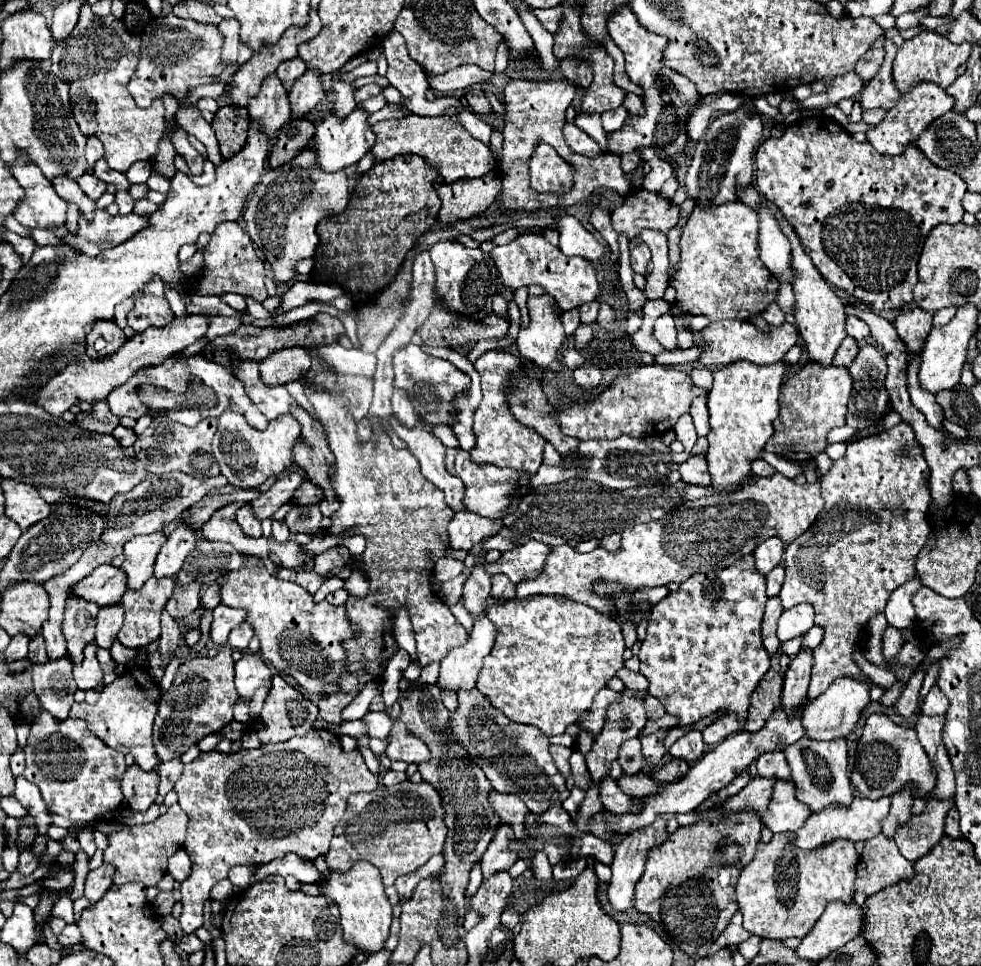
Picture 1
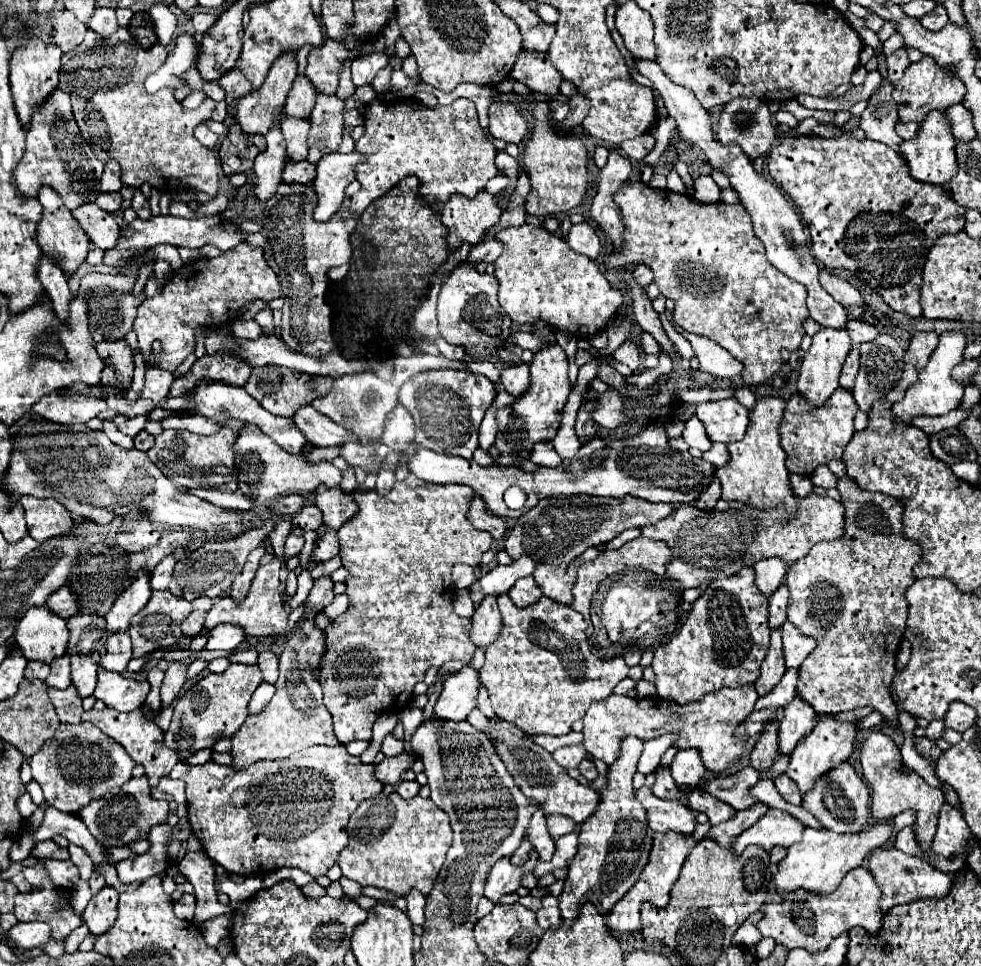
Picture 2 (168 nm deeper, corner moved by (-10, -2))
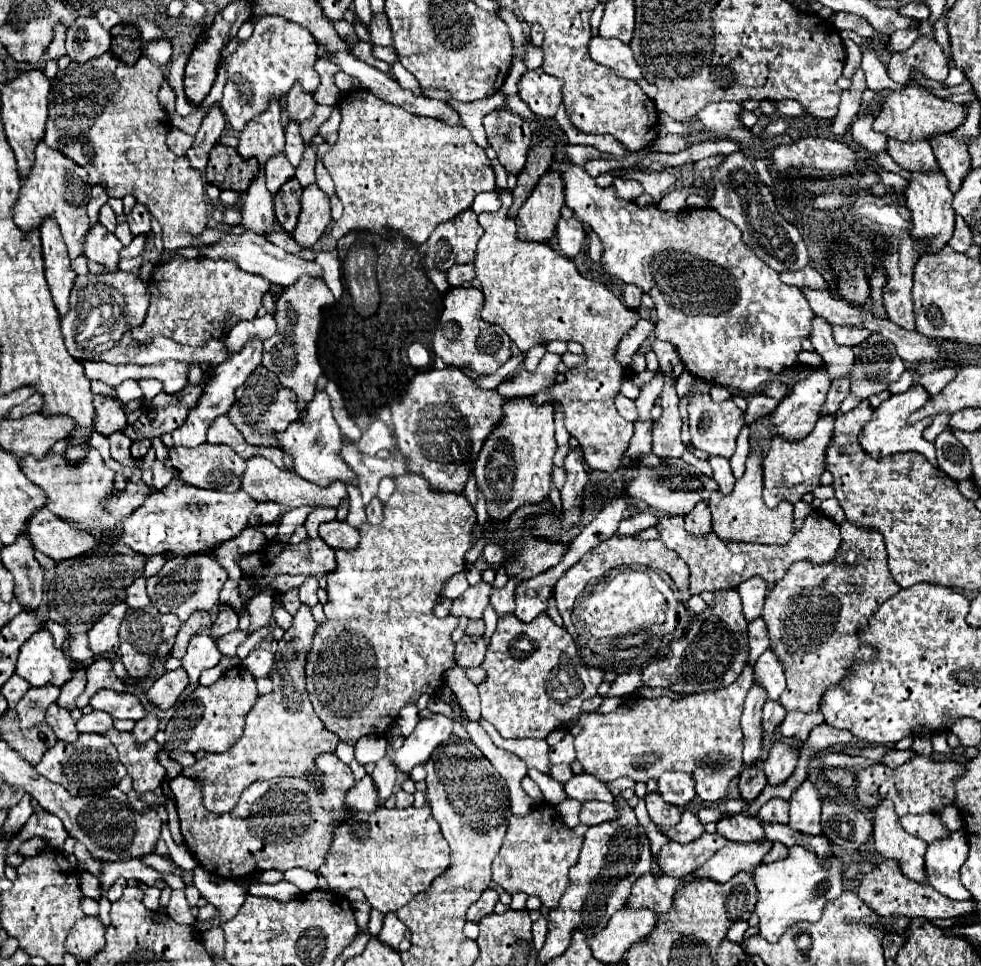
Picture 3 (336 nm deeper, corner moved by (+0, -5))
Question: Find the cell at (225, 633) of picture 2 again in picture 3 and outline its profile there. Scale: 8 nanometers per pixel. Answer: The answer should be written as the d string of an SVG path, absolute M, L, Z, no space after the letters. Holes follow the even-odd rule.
M193 636L189 640L187 654L183 656L183 668L189 674L189 680L197 684L201 670L213 668L221 660L221 652L217 648L217 642L211 636Z

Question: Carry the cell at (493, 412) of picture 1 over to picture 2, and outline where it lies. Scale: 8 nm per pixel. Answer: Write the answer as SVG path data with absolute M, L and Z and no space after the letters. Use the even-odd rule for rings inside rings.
M537 445L537 449L533 449L531 461L543 467L555 468L562 463L562 458L551 445Z

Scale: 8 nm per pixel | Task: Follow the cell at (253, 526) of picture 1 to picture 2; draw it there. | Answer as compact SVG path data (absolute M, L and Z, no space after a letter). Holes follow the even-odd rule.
M259 545L257 549L253 549L253 551L249 553L247 563L245 563L241 575L237 575L237 579L235 579L233 585L231 585L231 593L229 593L229 597L231 597L235 603L241 603L241 601L247 597L249 587L251 587L251 581L253 581L257 569L259 569L259 559L261 559L263 555L265 555L263 545Z

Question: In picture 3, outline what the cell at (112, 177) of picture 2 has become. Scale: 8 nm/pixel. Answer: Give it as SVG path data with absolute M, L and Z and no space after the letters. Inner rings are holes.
M93 186L91 190L91 200L87 204L87 212L89 212L89 218L91 218L91 224L97 222L97 214L99 214L99 208L109 200L107 196L107 190L103 186Z

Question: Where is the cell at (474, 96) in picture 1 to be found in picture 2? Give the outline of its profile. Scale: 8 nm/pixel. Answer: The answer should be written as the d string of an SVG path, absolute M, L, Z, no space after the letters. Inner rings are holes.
M495 101L489 109L489 131L495 139L521 145L529 139L529 123L513 103Z

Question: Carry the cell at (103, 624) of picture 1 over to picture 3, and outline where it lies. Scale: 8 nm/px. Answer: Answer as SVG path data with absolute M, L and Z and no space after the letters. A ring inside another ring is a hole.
M99 658L87 668L87 686L85 692L77 698L77 708L85 708L89 704L89 698L101 688L111 688L115 692L127 690L127 686L115 676L113 662L109 658Z

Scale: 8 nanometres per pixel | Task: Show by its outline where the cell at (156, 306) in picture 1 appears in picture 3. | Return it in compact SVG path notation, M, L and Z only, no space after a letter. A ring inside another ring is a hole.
M173 256L171 262L159 264L153 272L153 278L149 282L151 306L145 322L133 332L133 338L137 344L149 344L153 336L169 336L179 344L191 344L191 346L197 346L209 338L225 338L227 332L233 328L233 324L255 318L257 310L261 308L261 298L267 290L269 290L269 282L263 280L263 276L243 272L235 262L227 262L227 260L213 262L209 258L185 260L181 256Z

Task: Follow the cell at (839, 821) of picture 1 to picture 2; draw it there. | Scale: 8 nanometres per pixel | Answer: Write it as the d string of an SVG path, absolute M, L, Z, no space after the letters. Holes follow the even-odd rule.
M875 823L869 825L865 831L855 835L837 835L829 829L817 831L817 829L805 829L803 839L799 843L793 843L789 847L787 857L777 863L777 871L773 875L773 885L781 899L785 899L793 891L809 891L817 895L829 895L833 889L839 887L841 879L855 867L861 865L861 861L875 849L889 841L893 827L887 823Z

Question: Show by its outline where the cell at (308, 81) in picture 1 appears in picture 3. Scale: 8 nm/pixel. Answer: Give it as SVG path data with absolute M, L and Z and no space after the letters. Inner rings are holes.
M279 152L279 156L267 160L265 174L267 174L267 188L275 194L291 176L295 176L295 168L287 160L285 152Z

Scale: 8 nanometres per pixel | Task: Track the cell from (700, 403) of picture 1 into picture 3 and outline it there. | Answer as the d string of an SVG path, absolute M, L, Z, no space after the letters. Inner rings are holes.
M695 394L691 404L689 404L689 426L691 426L691 444L707 454L715 454L715 456L725 456L731 458L735 452L735 438L741 430L741 426L745 424L745 416L743 412L731 402L711 402L709 394Z

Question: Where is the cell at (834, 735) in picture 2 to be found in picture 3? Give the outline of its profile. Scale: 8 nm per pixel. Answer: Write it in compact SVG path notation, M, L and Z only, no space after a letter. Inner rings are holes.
M807 776L791 796L791 820L789 826L803 834L821 834L821 800L817 784Z

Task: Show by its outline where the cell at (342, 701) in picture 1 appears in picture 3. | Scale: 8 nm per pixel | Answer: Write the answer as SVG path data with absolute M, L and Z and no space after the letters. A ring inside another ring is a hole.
M399 476L395 478L395 492L391 494L391 498L387 500L387 504L383 506L383 514L385 520L377 526L365 522L359 532L361 532L361 540L357 544L357 548L353 550L335 550L337 556L337 568L333 572L327 574L327 594L329 594L329 602L325 604L325 616L327 620L323 624L317 626L315 632L315 640L313 640L313 648L307 654L307 692L309 692L309 700L315 708L315 714L323 720L325 728L335 732L339 736L341 742L353 746L361 736L367 734L383 734L385 728L397 718L401 706L405 706L407 702L417 702L417 698L427 692L429 696L433 696L439 688L441 688L441 678L449 668L455 668L455 644L451 640L453 630L457 628L457 618L455 616L447 616L447 618L437 618L433 612L433 606L437 602L437 598L441 596L441 590L445 586L445 582L461 572L465 568L465 552L471 548L471 540L473 540L473 528L477 524L477 514L473 510L473 506L469 504L469 500L463 494L449 494L443 496L443 492L431 492L431 484L427 484L427 480L423 480L421 476Z

